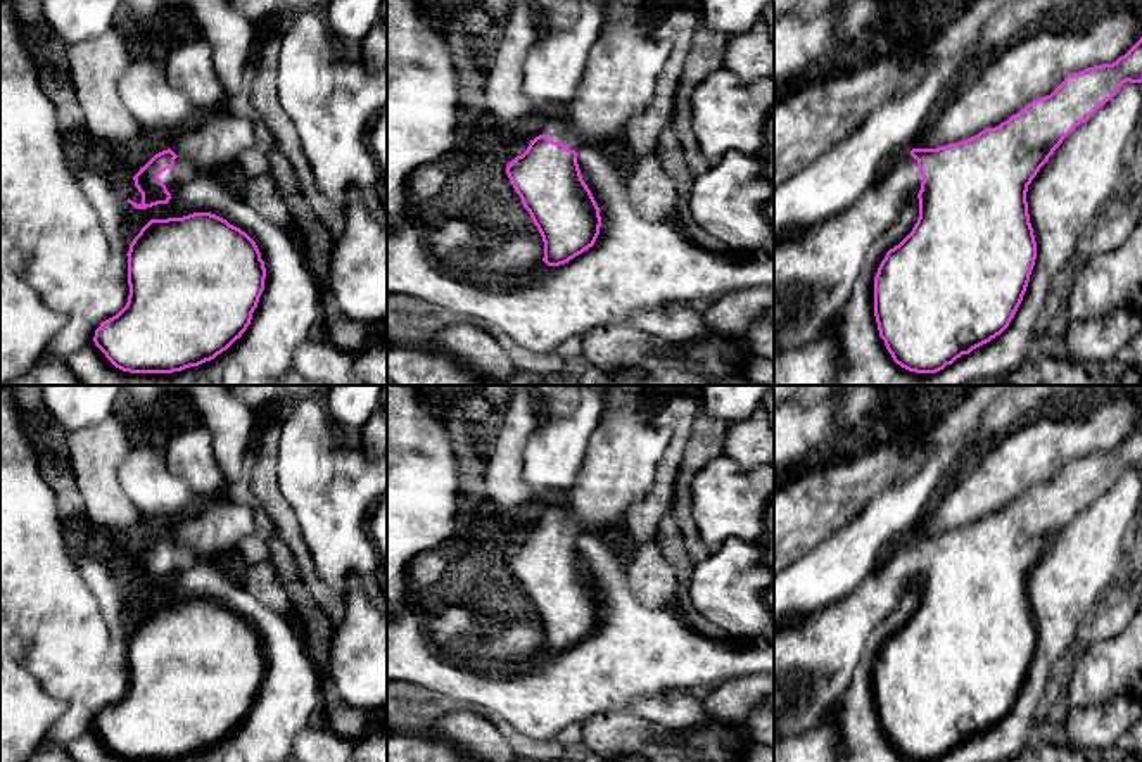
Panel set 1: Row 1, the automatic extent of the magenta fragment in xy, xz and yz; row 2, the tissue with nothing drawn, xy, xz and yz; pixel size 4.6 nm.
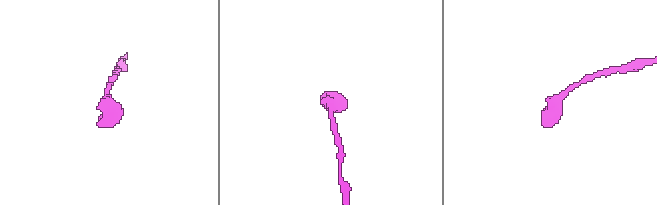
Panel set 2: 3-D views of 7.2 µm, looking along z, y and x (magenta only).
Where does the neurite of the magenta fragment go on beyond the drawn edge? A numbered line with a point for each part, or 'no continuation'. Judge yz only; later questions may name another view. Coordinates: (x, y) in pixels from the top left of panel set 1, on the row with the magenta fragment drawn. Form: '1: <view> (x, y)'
1: yz (814, 275)

